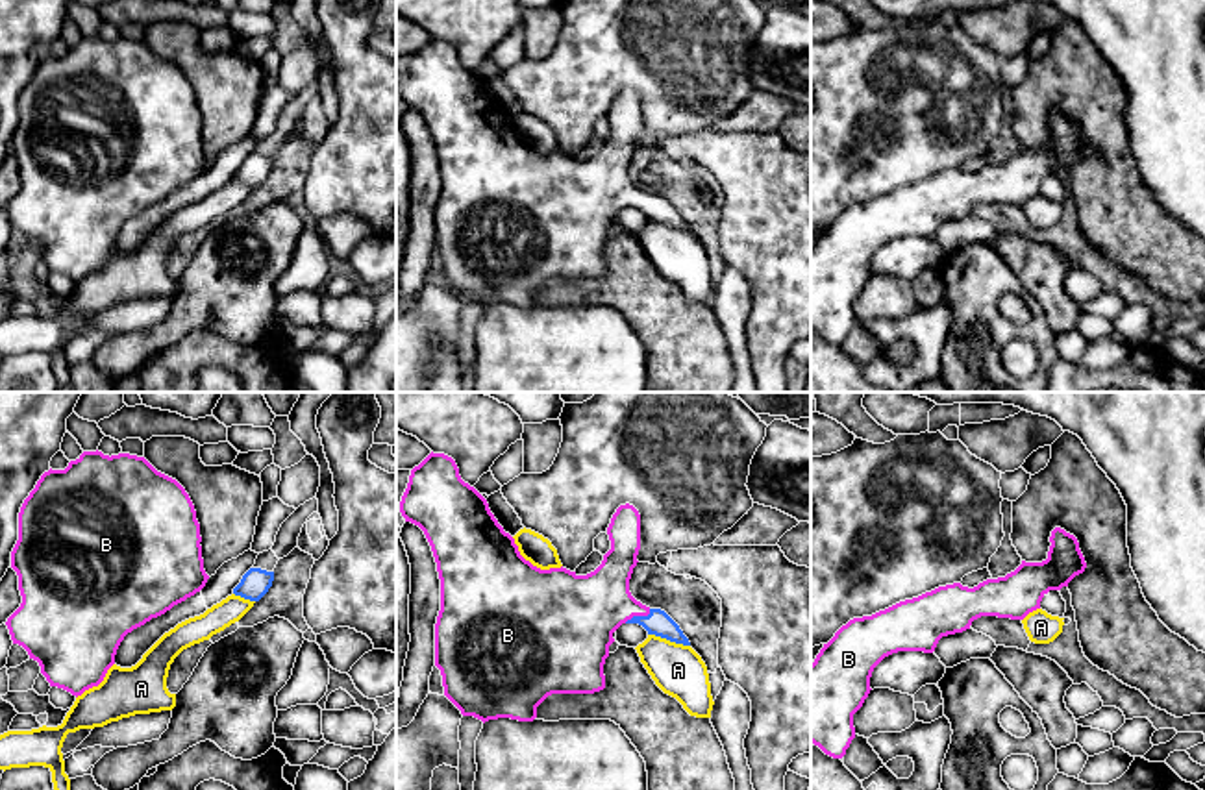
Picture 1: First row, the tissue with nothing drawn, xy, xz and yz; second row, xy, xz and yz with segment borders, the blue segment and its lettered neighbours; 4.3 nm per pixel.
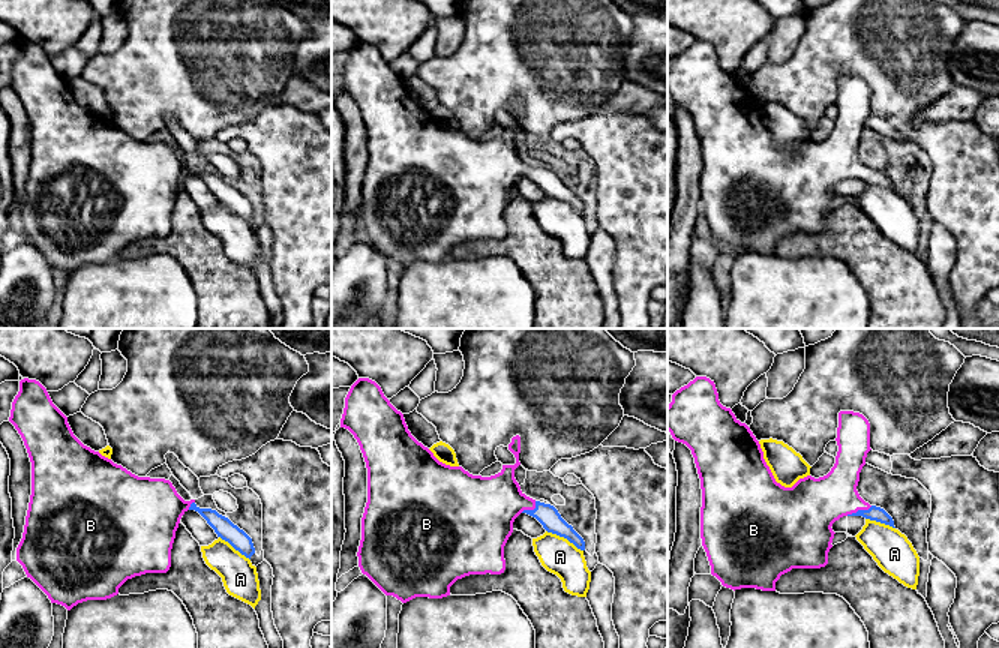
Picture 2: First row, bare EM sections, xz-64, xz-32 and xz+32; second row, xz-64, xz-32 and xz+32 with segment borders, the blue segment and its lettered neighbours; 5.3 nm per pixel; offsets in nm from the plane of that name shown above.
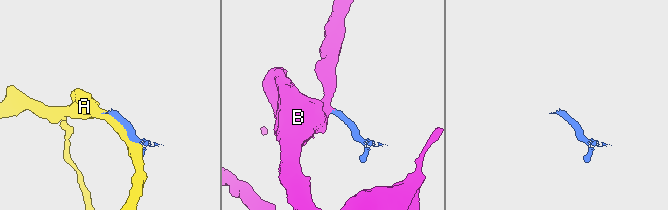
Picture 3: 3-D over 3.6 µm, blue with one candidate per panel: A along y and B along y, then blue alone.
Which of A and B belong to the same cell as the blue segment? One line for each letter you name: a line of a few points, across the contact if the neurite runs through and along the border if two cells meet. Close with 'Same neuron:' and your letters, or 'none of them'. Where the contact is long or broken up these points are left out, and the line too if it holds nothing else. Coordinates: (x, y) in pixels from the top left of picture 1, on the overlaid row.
B: xz (658, 622), (637, 617), (580, 613)
Same neuron: B

